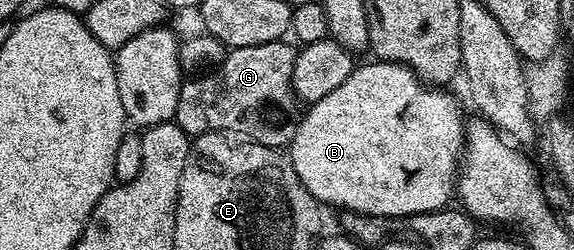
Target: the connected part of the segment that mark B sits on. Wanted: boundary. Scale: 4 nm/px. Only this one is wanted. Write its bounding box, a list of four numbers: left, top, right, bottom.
[288,59,464,219]

